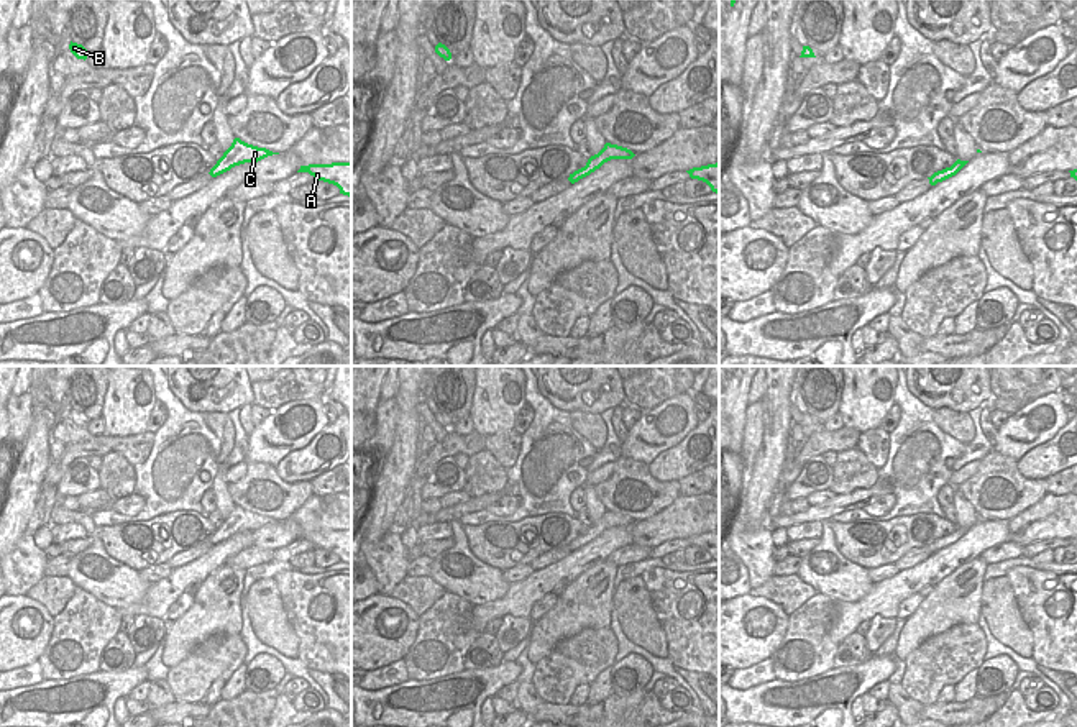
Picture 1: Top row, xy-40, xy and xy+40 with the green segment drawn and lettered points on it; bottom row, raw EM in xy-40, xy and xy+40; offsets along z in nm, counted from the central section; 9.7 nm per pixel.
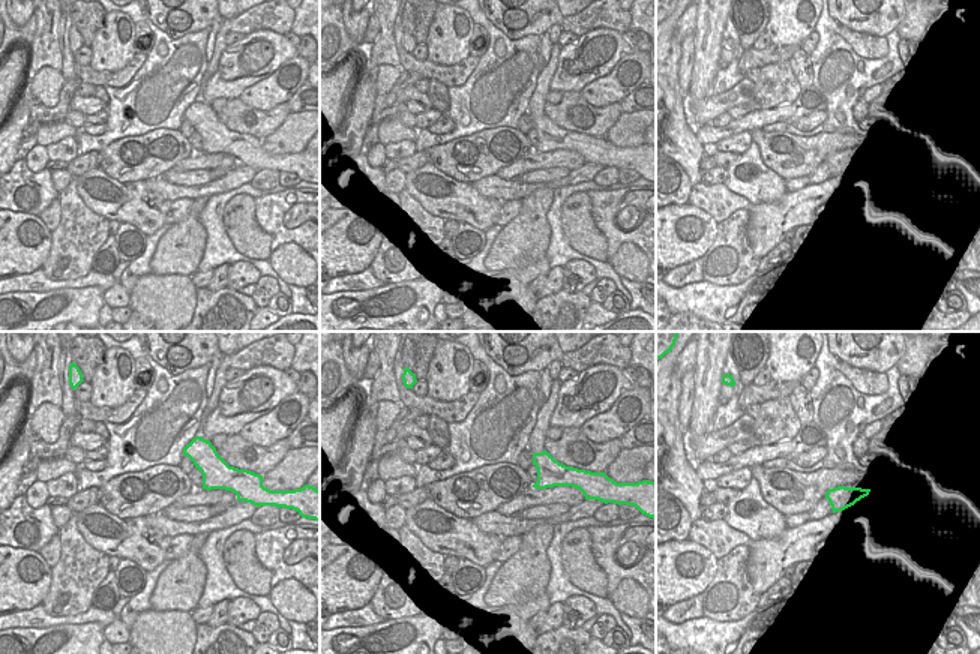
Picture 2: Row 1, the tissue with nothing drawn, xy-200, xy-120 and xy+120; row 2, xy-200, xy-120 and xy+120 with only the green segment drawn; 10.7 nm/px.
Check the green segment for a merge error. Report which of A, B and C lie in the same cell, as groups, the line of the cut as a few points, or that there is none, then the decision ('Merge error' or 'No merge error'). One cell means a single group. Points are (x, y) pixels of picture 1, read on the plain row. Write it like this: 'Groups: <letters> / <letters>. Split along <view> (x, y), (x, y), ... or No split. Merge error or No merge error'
Groups: A B C. No split. No merge error.

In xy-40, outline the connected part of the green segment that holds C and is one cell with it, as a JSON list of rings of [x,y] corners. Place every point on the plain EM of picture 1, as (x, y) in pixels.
[[[235,505],[231,514],[223,520],[223,524],[217,528],[217,532],[210,537],[209,542],[212,545],[217,545],[230,538],[235,533],[240,533],[245,530],[254,532],[273,522],[279,522],[279,520],[273,520],[266,515],[253,514],[253,512],[241,509],[240,505]]]

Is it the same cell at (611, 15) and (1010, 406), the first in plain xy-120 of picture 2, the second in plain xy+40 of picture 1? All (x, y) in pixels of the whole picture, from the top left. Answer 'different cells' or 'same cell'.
different cells

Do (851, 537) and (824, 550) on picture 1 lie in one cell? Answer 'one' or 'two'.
two

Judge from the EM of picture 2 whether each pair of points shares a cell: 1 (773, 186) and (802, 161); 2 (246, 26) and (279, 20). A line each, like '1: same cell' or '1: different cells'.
1: different cells
2: same cell

